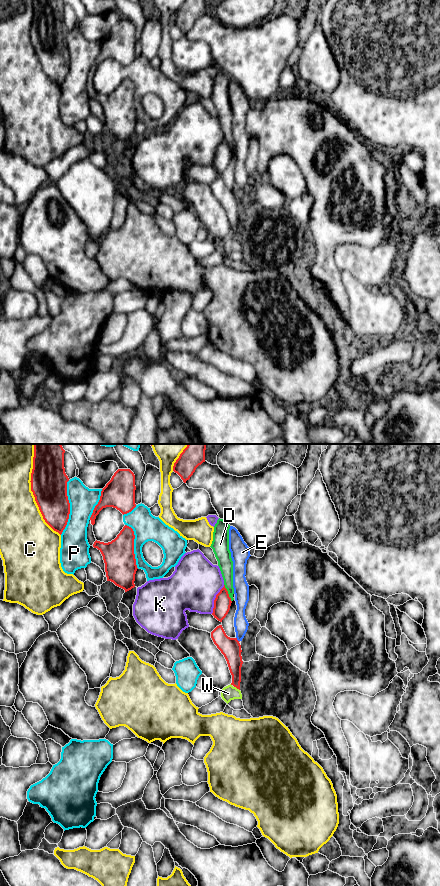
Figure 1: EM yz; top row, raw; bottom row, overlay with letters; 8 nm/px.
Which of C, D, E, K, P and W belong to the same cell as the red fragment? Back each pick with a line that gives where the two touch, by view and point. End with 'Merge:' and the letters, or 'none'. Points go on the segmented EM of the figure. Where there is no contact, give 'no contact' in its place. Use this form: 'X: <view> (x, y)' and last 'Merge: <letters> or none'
Merge: none

